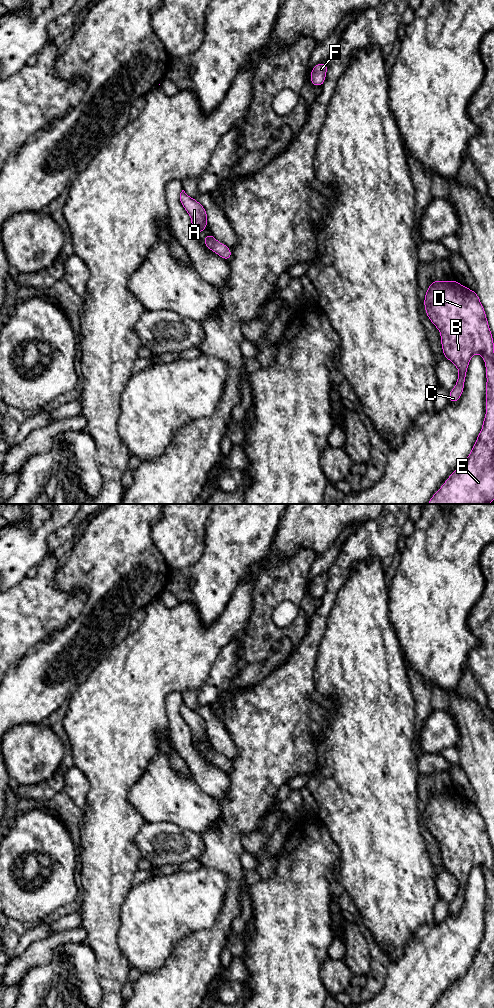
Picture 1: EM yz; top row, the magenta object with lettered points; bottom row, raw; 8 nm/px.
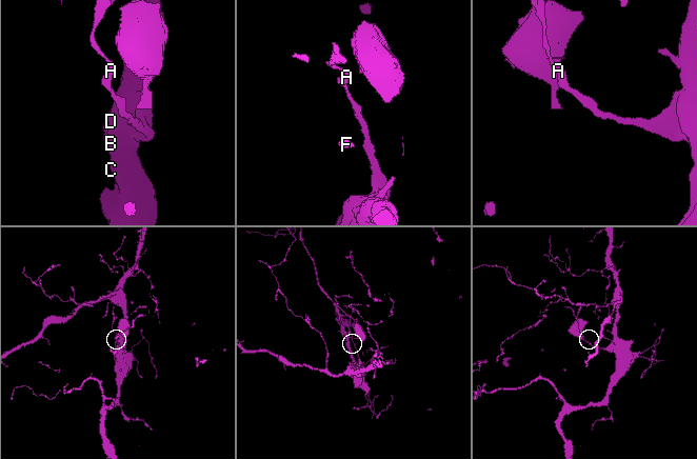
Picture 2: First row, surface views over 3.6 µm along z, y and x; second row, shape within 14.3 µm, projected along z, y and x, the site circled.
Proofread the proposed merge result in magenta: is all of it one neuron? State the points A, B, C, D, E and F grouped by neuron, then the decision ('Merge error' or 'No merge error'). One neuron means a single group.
Groups: A F / B C D E. Merge error

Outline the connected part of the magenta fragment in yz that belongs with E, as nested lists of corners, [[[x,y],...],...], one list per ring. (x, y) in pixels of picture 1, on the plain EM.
[[[455,791],[449,794],[432,793],[426,803],[424,818],[427,829],[437,839],[441,846],[441,857],[444,869],[450,872],[459,882],[455,899],[449,904],[449,914],[457,914],[464,901],[469,873],[474,866],[483,868],[486,878],[486,927],[474,959],[464,976],[456,980],[441,1000],[433,1008],[494,1008],[494,855],[491,842],[482,815],[475,803],[459,796]]]

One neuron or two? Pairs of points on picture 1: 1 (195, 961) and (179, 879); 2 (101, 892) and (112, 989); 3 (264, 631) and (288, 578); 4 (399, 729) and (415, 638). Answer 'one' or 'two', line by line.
1: two
2: one
3: one
4: two

